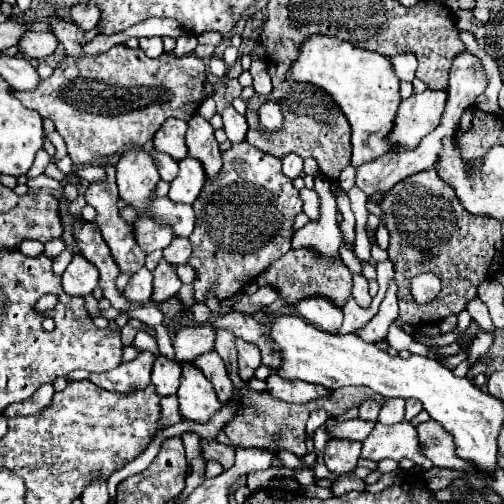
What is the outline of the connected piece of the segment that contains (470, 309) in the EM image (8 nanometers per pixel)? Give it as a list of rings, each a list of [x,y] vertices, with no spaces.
[[[478,297],[468,303],[467,312],[483,330],[492,332],[496,330],[487,306]]]

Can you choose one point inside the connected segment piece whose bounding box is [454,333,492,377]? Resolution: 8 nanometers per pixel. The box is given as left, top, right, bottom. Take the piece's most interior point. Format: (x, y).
(480, 345)

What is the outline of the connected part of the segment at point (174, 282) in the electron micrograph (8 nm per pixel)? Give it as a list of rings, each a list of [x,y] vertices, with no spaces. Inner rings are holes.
[[[162,259],[158,263],[158,267],[154,269],[154,291],[152,291],[152,301],[160,303],[160,301],[166,301],[170,299],[174,293],[178,293],[182,287],[178,275],[176,275],[176,269],[166,261]]]

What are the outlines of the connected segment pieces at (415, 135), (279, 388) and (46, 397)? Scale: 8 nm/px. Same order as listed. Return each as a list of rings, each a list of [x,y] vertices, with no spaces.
[[[426,89],[414,93],[410,99],[400,103],[390,141],[396,143],[398,151],[414,149],[420,139],[440,125],[440,117],[446,107],[446,89]]]
[[[272,373],[266,379],[266,391],[286,403],[308,403],[320,397],[326,397],[330,391],[320,387],[320,385],[310,385],[310,383],[294,383],[286,381],[284,377],[278,377],[278,373]]]
[[[42,385],[30,399],[18,403],[18,405],[10,405],[10,409],[4,409],[4,417],[22,417],[22,415],[32,415],[38,413],[40,409],[44,409],[50,401],[52,401],[54,389],[52,385]]]

